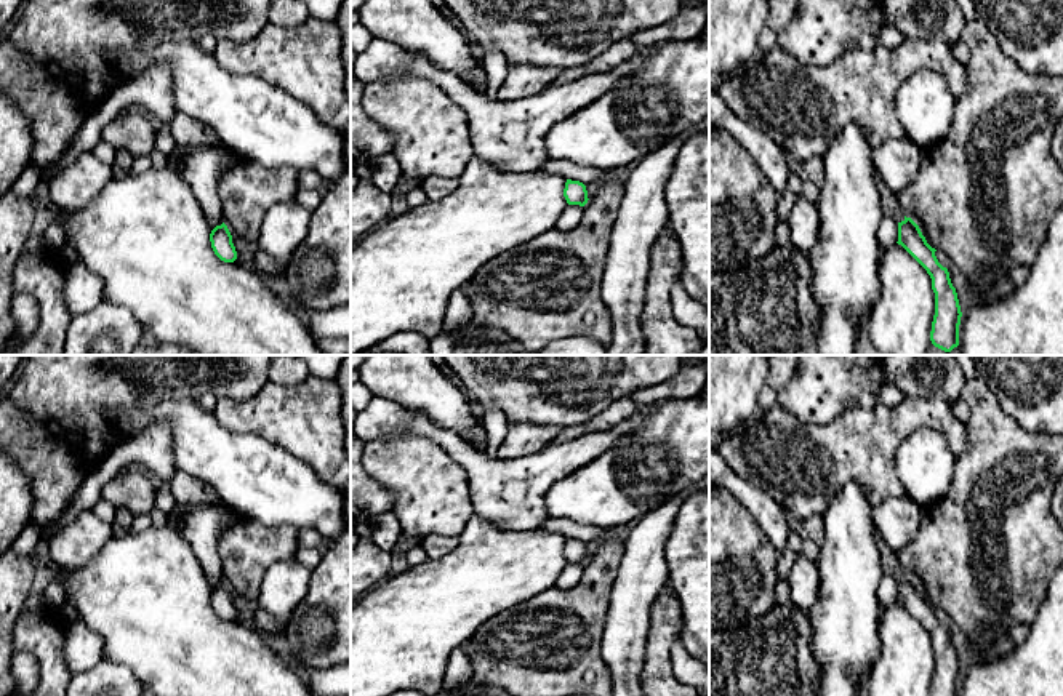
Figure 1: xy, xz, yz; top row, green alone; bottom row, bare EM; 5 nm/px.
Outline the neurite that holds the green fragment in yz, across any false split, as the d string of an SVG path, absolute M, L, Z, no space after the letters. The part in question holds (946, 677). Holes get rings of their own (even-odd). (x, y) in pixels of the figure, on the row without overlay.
M906 576L898 581L898 603L901 603L930 634L935 651L935 674L930 696L959 696L961 664L949 630L943 626L919 584Z

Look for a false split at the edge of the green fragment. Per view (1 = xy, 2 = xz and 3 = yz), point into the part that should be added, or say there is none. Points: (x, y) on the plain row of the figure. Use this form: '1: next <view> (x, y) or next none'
1: next none
2: next none
3: next none

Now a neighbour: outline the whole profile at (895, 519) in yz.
M885 498L872 509L872 523L885 544L900 552L909 546L919 530L922 507L909 498Z

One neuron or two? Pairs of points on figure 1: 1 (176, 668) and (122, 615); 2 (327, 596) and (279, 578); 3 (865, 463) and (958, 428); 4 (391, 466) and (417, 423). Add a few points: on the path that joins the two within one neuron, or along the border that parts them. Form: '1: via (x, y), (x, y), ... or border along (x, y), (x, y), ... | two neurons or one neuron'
1: via (164, 655), (135, 626) | one neuron
2: border along (312, 570), (304, 597), (287, 620) | two neurons
3: via (887, 439), (908, 418), (934, 418) | one neuron
4: border along (373, 439), (418, 434), (433, 439), (444, 450) | two neurons

